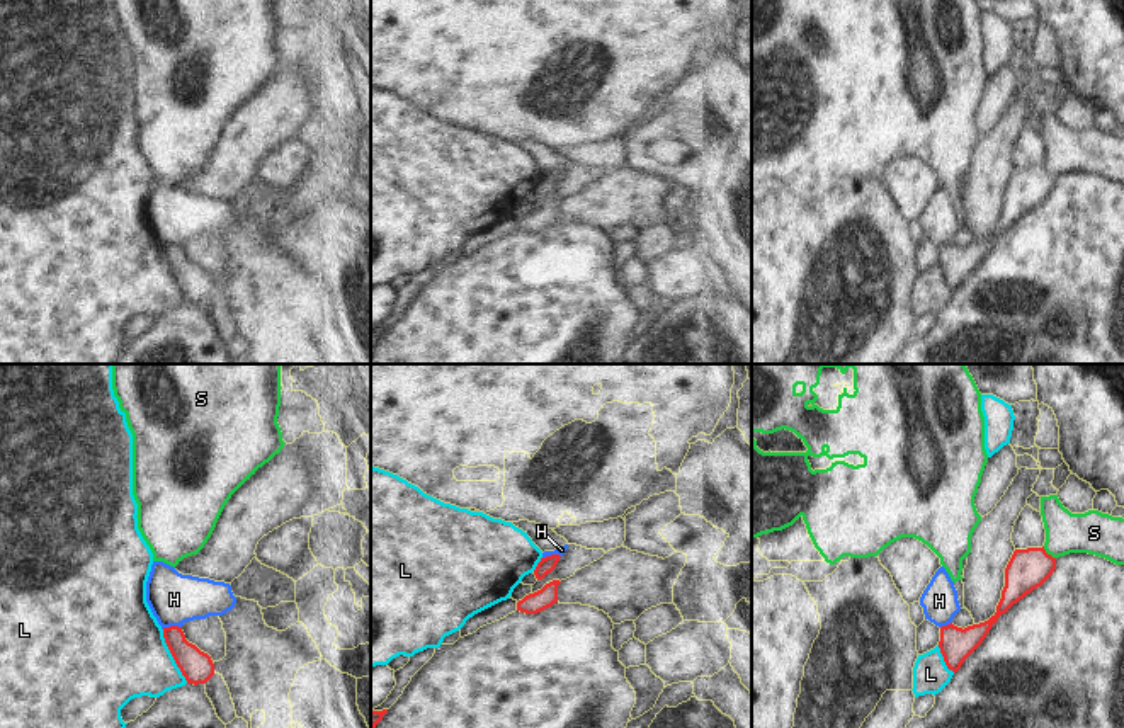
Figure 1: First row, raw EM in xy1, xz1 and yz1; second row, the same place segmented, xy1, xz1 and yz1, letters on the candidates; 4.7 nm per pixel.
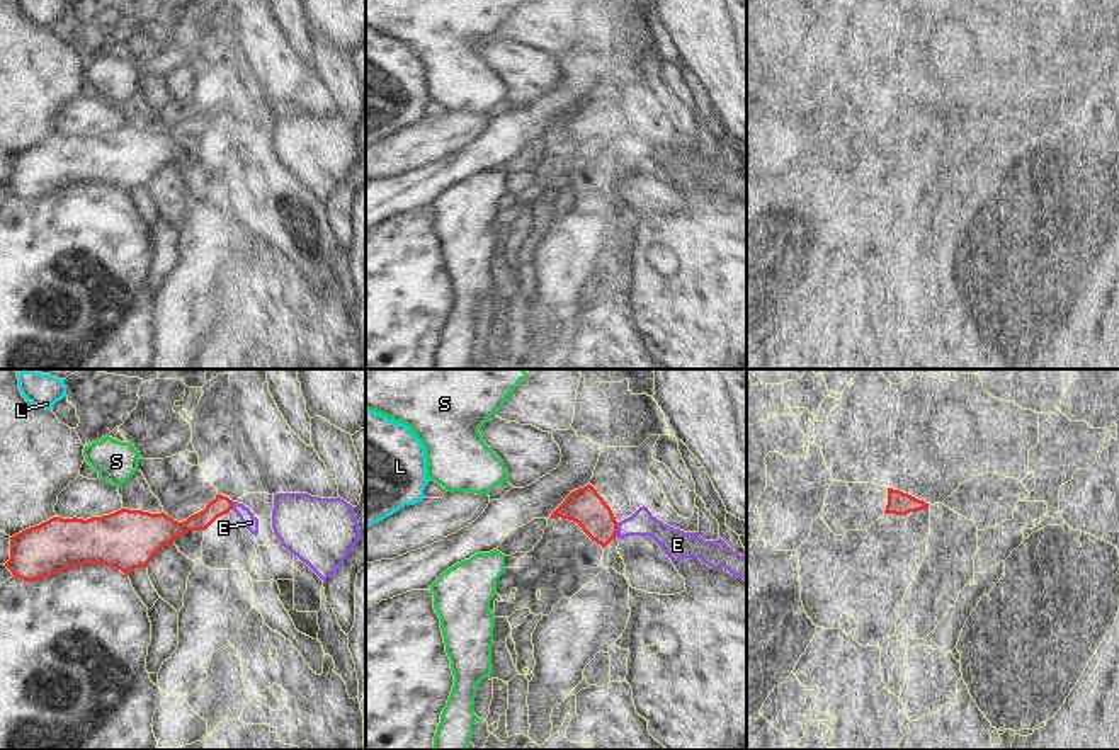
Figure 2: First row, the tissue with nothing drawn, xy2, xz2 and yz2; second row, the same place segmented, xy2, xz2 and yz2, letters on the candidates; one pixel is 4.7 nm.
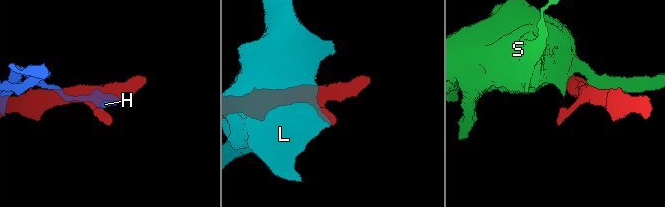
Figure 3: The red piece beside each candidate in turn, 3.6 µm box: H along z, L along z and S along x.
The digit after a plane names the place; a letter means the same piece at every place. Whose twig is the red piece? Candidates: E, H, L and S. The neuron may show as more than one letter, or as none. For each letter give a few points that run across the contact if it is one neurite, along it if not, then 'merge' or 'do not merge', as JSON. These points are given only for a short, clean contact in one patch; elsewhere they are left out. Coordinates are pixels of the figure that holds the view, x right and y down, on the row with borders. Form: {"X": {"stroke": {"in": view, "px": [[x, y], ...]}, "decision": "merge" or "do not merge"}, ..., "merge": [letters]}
{"E": {"stroke": {"in": "xz2", "px": [[585, 507], [606, 528], [616, 529], [641, 522]]}, "decision": "merge"}, "H": {"stroke": {"in": "xy1", "px": [[181, 626], [162, 628]]}, "decision": "do not merge"}, "L": {"decision": "do not merge"}, "S": {"stroke": {"in": "yz1", "px": [[1043, 546], [1055, 558]]}, "decision": "do not merge"}, "merge": ["E"]}

